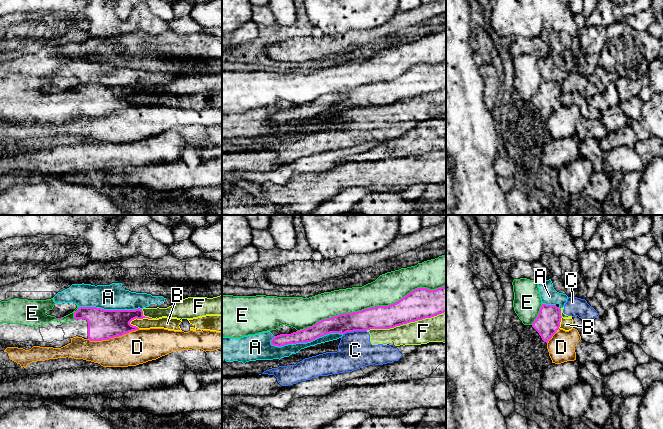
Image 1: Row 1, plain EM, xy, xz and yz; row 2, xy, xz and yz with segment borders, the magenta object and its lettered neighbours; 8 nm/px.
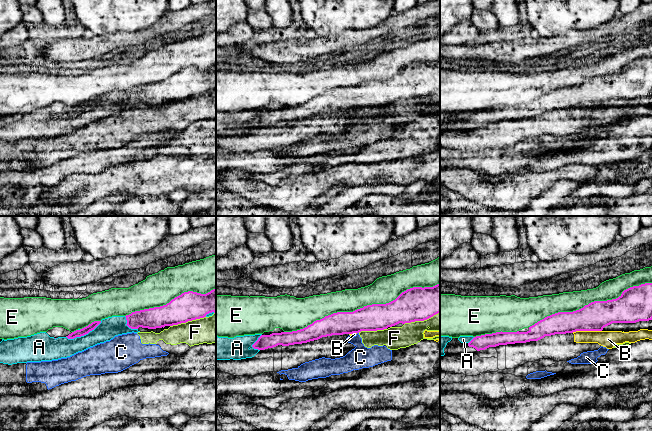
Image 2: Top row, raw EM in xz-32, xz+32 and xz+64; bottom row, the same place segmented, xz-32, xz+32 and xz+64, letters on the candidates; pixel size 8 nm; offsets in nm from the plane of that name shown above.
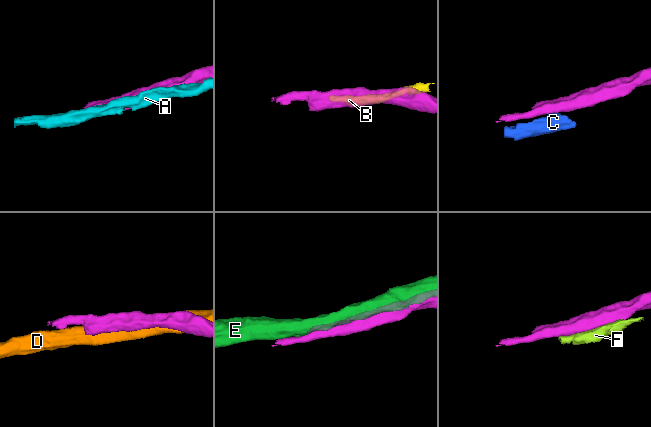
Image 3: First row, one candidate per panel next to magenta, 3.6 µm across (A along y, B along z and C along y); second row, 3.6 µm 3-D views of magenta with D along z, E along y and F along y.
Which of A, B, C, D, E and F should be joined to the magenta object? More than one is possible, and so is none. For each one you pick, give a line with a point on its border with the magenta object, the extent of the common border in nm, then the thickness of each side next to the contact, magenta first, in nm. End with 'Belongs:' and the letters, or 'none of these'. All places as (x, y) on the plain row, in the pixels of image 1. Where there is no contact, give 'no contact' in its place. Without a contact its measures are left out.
Belongs: none of these

